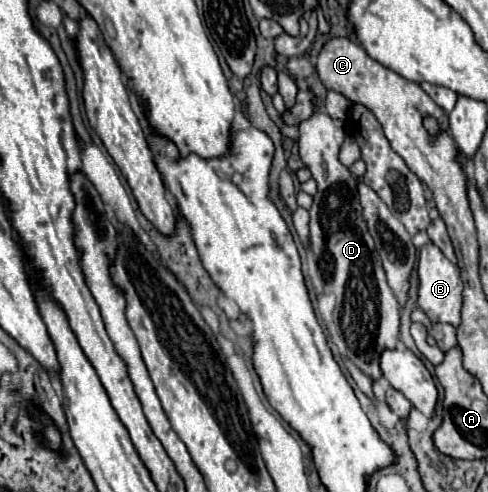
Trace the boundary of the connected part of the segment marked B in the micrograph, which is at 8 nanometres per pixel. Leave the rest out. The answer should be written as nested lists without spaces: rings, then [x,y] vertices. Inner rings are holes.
[[[431,241],[421,247],[419,253],[419,301],[417,305],[427,313],[427,317],[433,323],[451,323],[459,325],[461,323],[461,303],[463,303],[463,281],[459,275],[459,267],[453,265],[437,245]]]

